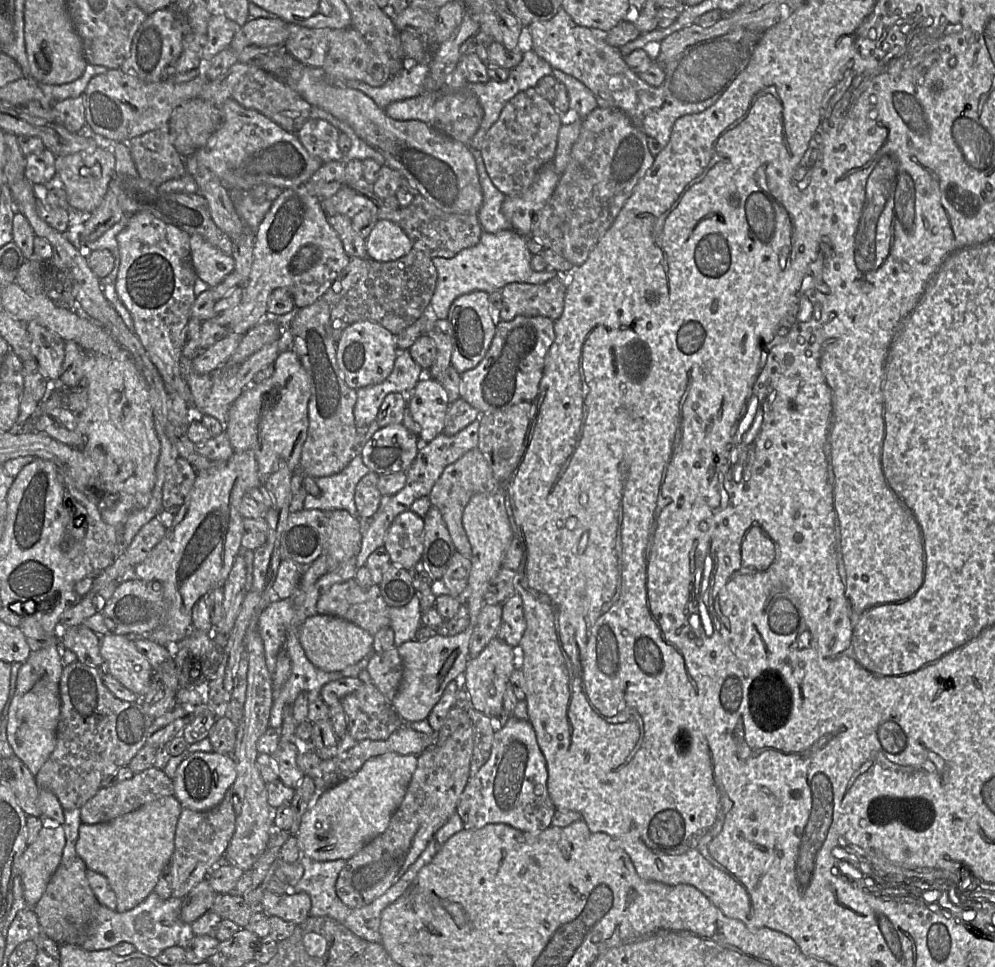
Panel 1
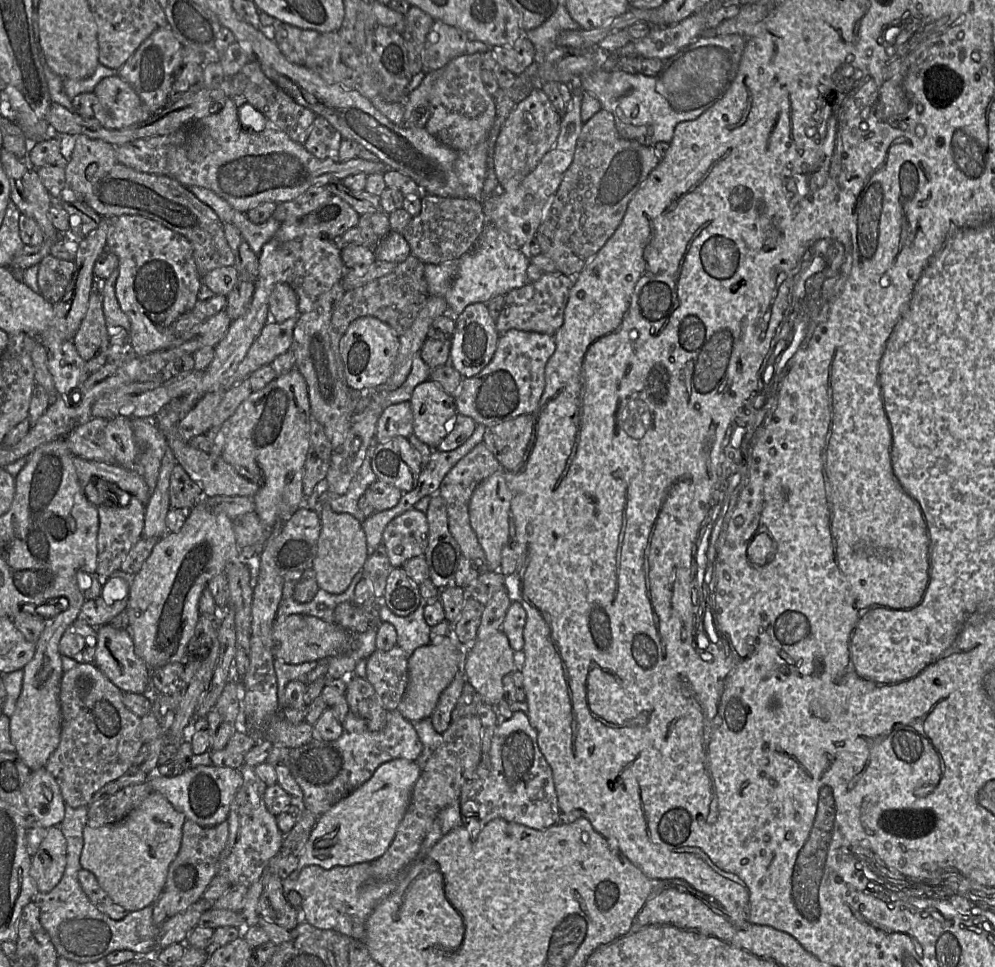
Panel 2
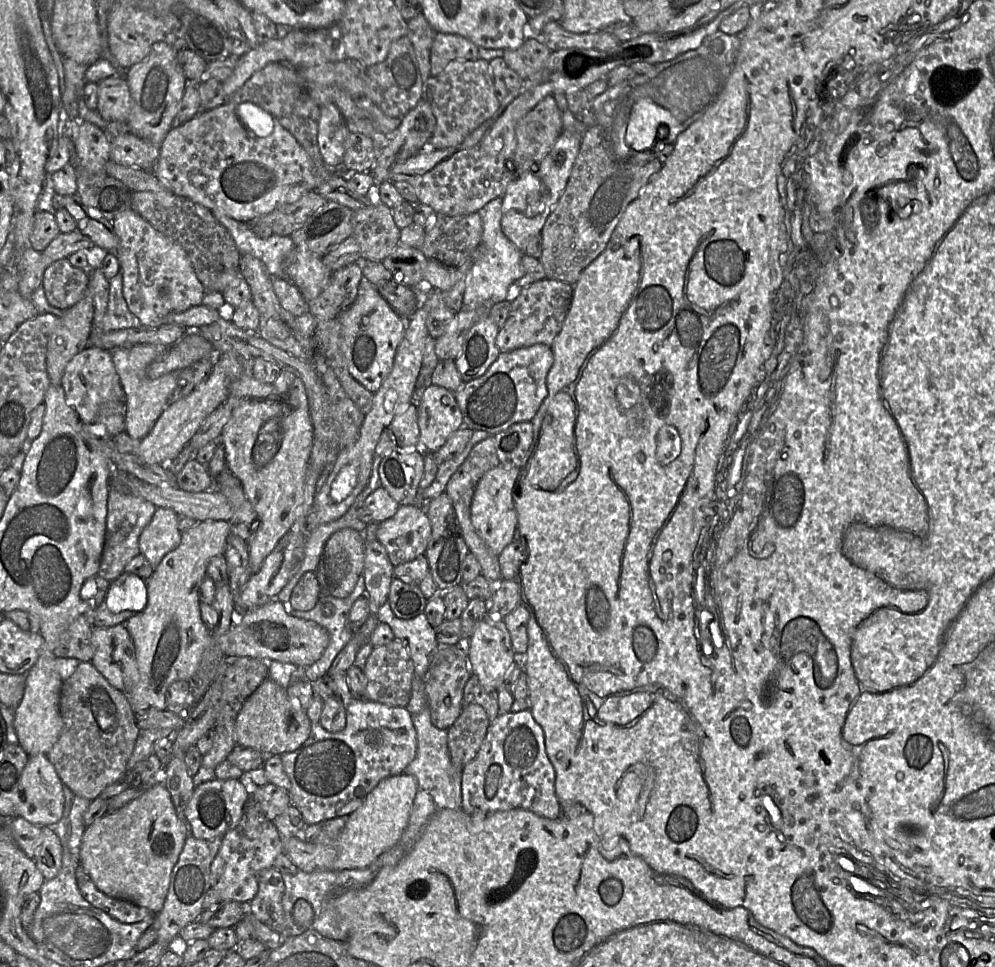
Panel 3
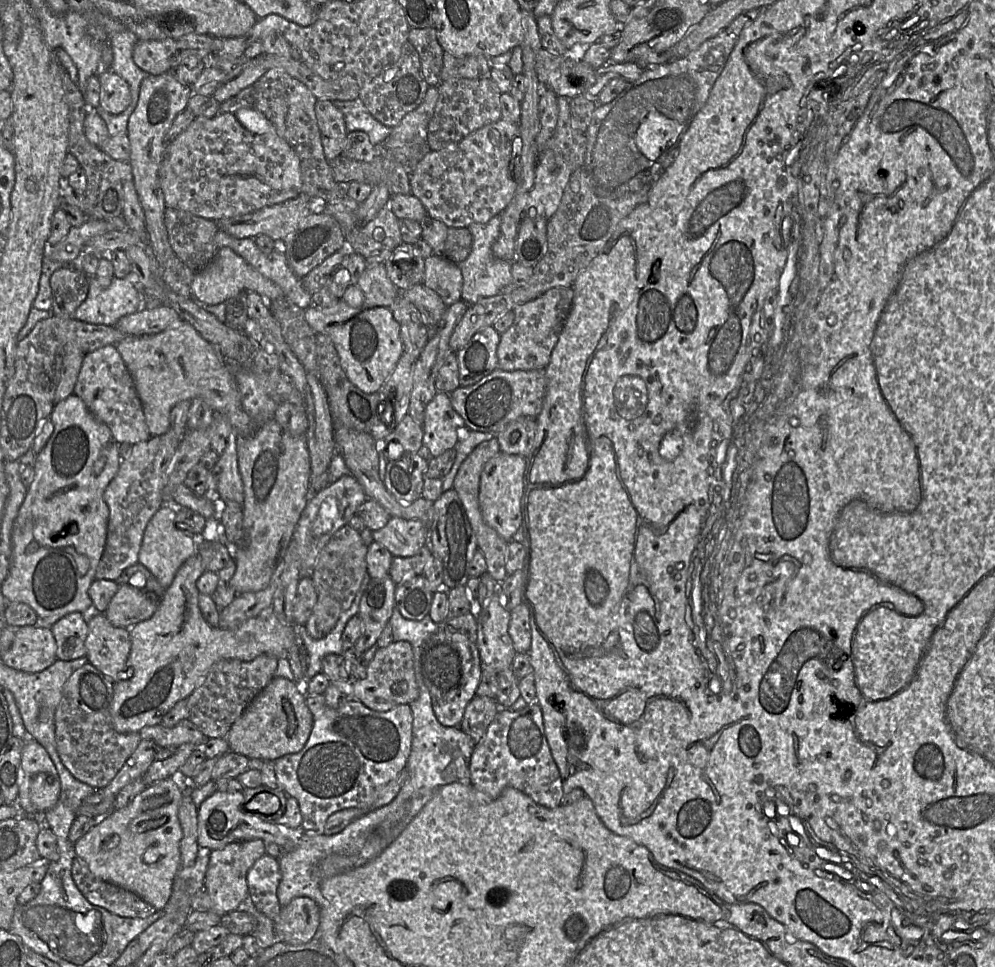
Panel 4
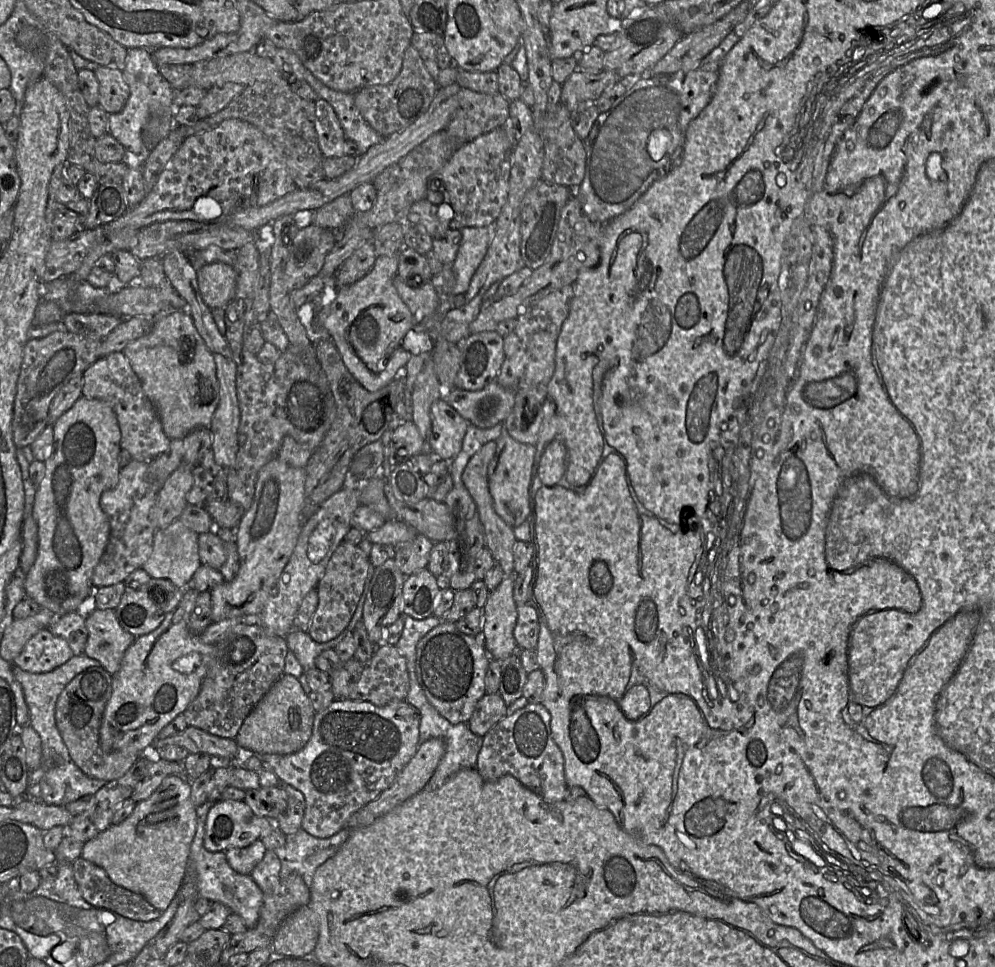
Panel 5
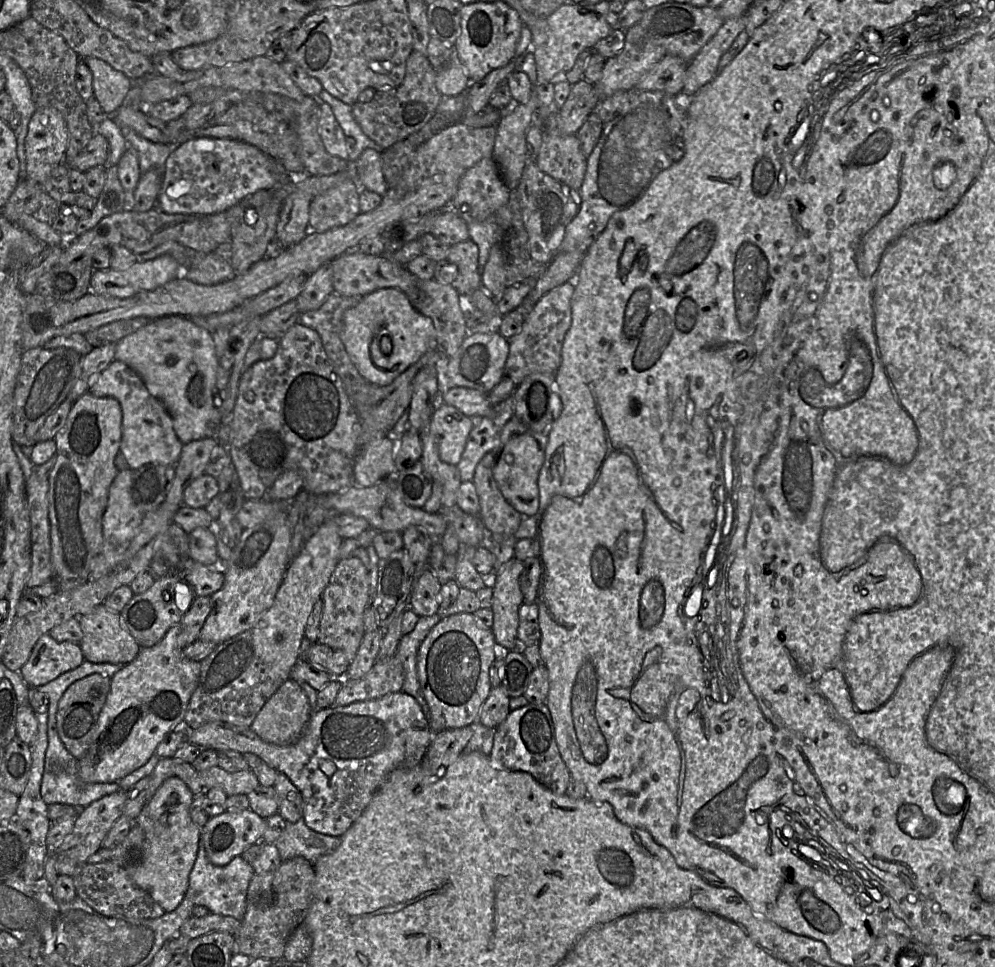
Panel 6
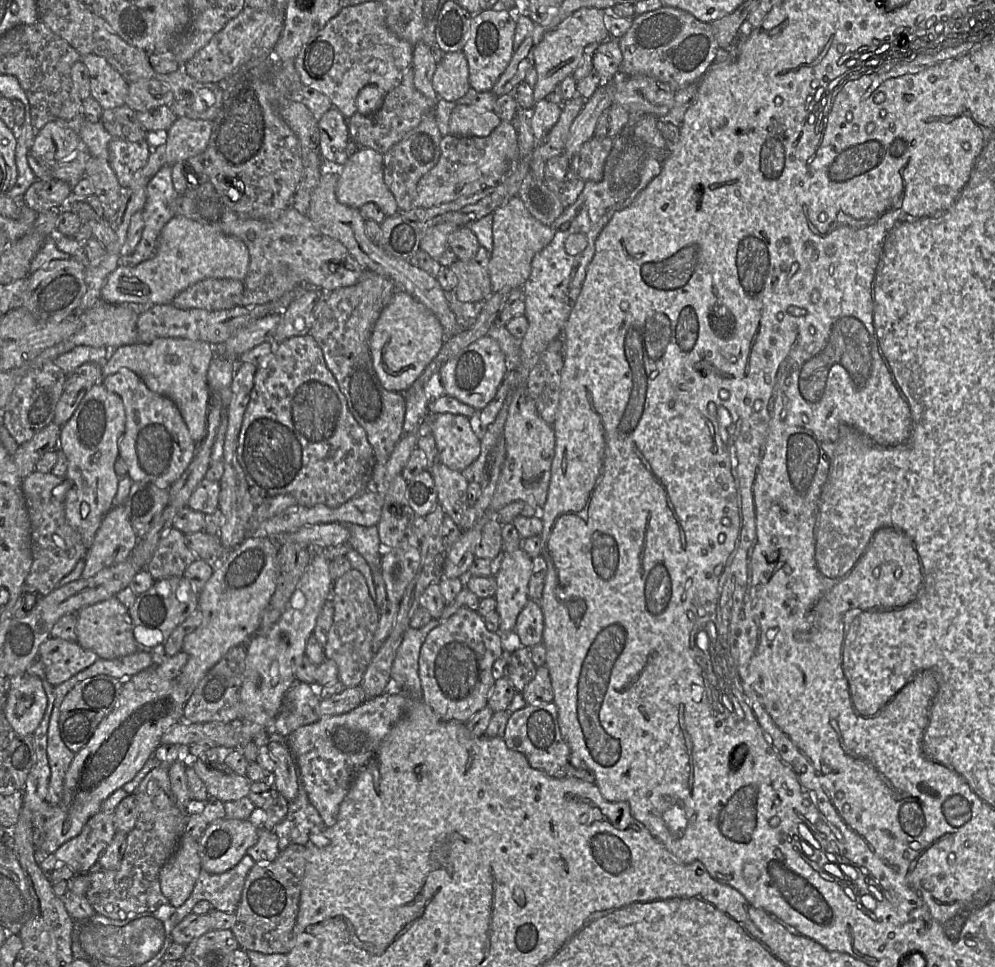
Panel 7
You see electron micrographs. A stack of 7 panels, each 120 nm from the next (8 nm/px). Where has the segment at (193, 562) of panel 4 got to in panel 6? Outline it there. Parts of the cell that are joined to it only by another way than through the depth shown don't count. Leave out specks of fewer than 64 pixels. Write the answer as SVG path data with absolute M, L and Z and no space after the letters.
M175 624L170 627L165 636L158 643L151 647L141 648L134 660L123 665L123 667L111 677L110 691L107 695L106 702L99 714L98 722L90 747L85 756L78 760L79 777L84 783L111 783L119 781L120 779L143 766L150 759L150 757L155 754L155 750L158 744L169 732L184 727L183 719L188 707L188 703L199 681L200 662L187 659L183 656L182 649L180 649L177 645L177 636L179 634L179 630L179 624Z

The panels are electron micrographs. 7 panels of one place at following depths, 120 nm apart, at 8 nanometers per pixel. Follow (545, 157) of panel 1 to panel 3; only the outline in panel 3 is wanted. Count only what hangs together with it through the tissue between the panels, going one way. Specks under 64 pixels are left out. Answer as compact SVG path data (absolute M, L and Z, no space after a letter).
M548 95L516 126L514 162L518 178L525 175L551 151L562 131L559 109L553 96Z

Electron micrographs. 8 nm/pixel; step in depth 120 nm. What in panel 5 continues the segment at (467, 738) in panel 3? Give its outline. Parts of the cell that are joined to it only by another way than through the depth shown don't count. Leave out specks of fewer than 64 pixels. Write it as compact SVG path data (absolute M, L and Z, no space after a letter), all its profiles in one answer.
M486 693L477 702L467 722L469 729L475 735L483 738L496 723L507 716L507 707L499 693Z

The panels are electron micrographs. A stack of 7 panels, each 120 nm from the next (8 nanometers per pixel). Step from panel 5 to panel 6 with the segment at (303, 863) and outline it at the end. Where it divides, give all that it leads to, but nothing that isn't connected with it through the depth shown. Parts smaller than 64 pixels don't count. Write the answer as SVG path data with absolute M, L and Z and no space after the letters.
M300 819L295 823L287 822L275 845L282 861L302 856L314 864L319 857L334 851L340 842L341 837L318 833Z

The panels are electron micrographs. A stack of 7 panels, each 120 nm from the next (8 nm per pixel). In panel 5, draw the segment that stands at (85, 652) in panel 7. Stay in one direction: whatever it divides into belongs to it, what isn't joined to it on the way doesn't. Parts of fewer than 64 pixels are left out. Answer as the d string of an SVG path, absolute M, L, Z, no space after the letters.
M46 628L38 631L26 642L12 665L30 673L46 673L61 666L73 656L67 641L53 635Z

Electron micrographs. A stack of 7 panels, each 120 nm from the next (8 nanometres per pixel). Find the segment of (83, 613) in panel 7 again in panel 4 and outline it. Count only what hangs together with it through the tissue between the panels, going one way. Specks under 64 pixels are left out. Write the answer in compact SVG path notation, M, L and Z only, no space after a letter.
M101 612L93 615L87 623L84 644L88 662L113 683L125 679L131 649L129 629L113 626Z

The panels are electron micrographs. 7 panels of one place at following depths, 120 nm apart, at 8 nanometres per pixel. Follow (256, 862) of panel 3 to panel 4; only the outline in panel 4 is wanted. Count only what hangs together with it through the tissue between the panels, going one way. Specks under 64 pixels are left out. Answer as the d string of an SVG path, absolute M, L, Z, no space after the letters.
M261 839L232 842L210 852L210 861L205 877L205 890L211 898L210 911L224 916L242 908L249 896L247 875L254 863L266 854L266 844Z

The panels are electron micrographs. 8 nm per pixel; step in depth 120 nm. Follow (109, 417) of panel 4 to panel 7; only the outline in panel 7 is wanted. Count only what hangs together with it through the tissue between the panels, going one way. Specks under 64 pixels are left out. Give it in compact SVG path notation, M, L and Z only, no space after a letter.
M127 368L103 377L101 383L117 394L124 405L126 423L119 442L119 455L127 465L127 475L133 482L151 482L169 489L191 463L196 447L177 405L168 397L152 392Z

